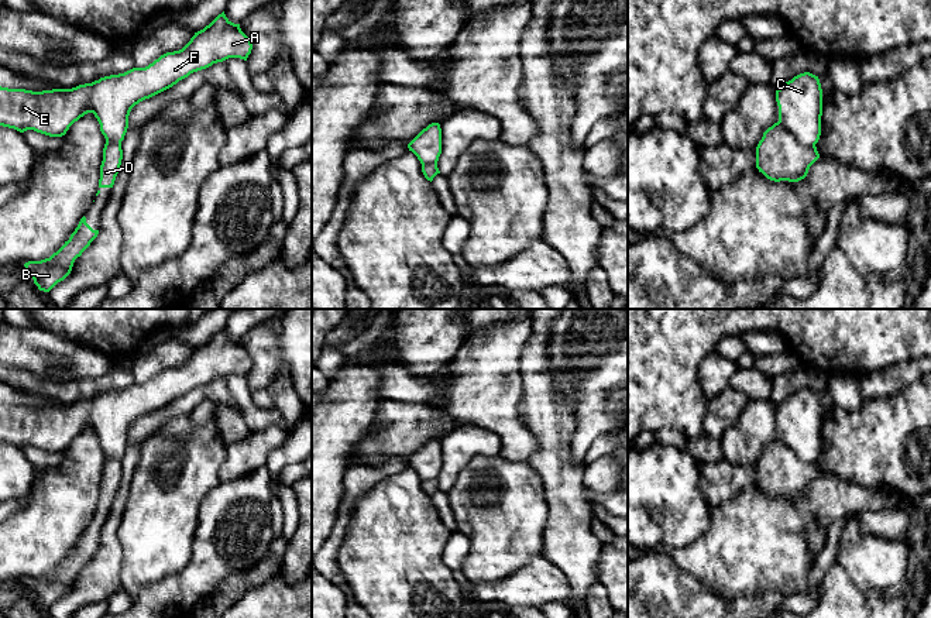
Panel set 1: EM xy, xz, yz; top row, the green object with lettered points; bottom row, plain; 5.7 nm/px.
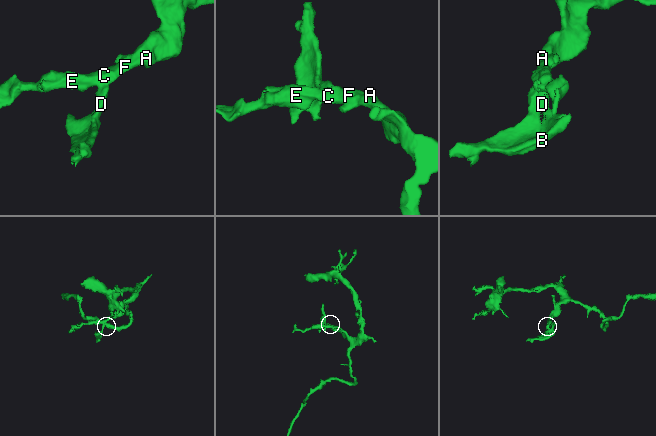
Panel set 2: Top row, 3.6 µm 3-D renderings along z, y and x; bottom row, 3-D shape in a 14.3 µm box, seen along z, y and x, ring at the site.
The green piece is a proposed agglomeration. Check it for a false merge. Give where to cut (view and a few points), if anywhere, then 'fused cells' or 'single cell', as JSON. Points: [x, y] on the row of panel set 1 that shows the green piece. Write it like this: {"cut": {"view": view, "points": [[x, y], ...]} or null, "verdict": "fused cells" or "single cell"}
{"cut": {"view": "yz", "points": [[777, 122], [803, 146], [814, 146]]}, "verdict": "fused cells"}

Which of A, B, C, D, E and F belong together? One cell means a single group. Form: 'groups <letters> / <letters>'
groups A C E F / B D

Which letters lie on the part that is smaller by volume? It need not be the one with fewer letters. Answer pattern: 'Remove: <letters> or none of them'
Remove: B, D

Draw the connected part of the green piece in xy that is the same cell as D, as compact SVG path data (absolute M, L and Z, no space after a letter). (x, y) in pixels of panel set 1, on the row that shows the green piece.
M106 141L100 165L99 188L113 188L123 159L121 144Z

